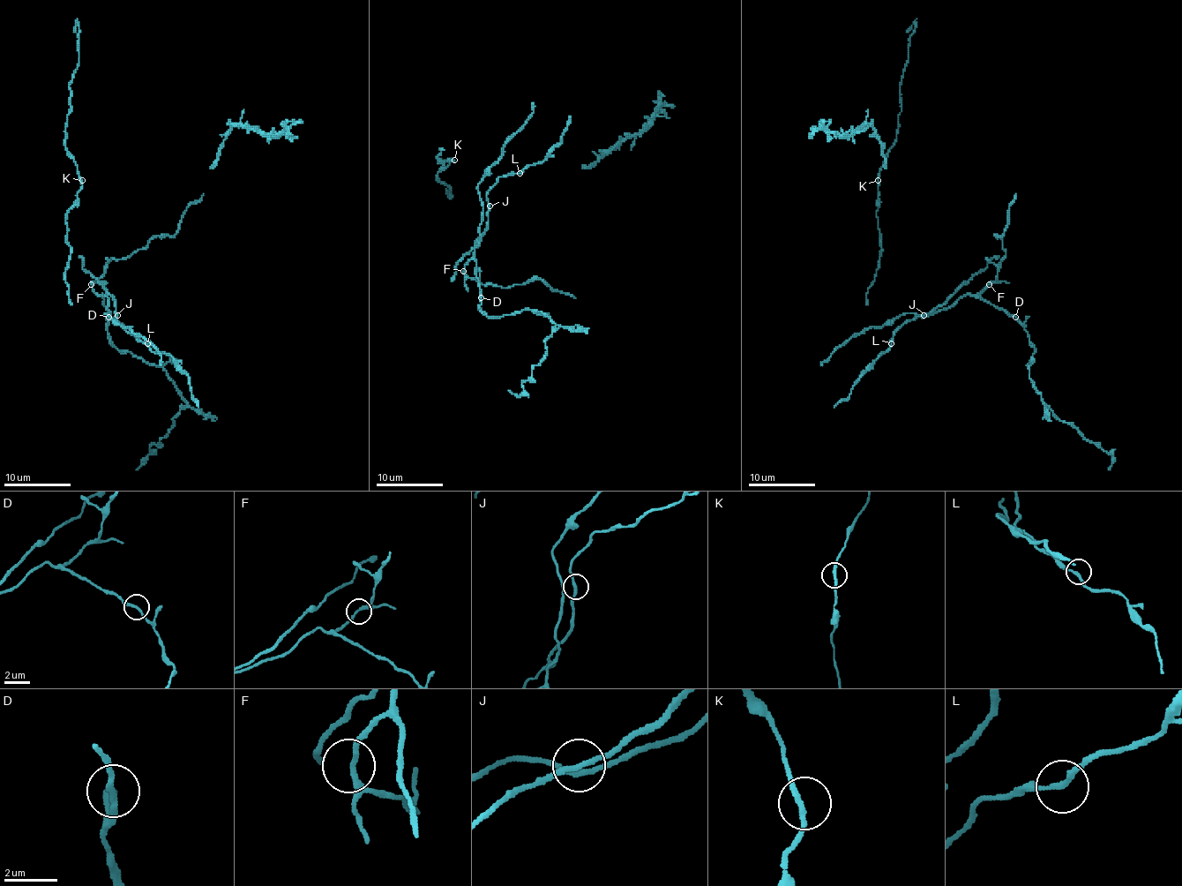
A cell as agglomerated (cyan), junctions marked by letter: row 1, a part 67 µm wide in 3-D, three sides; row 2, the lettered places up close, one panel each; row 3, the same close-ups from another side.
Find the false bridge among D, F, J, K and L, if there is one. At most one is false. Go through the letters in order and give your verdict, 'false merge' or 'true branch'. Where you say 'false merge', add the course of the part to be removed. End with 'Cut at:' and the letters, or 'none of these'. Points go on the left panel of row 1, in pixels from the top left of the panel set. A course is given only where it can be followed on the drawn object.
D: false merge | (109, 316), (108, 332), (115, 347), (160, 365), (186, 404), (136, 469)
F: true branch
J: true branch
K: true branch
L: true branch
Cut at: D

